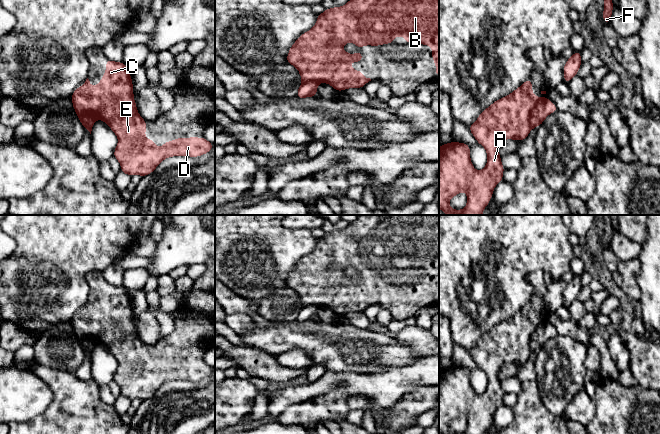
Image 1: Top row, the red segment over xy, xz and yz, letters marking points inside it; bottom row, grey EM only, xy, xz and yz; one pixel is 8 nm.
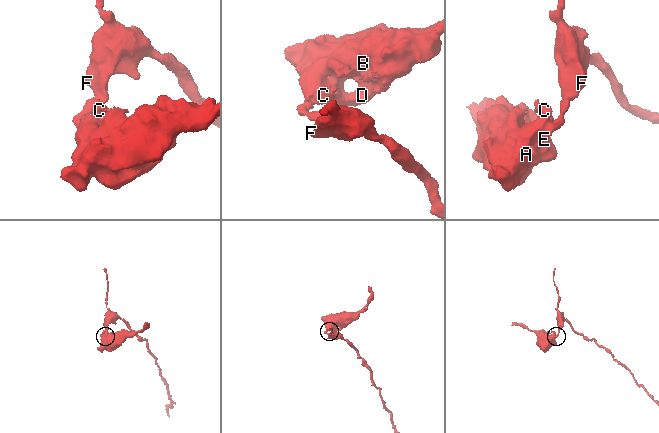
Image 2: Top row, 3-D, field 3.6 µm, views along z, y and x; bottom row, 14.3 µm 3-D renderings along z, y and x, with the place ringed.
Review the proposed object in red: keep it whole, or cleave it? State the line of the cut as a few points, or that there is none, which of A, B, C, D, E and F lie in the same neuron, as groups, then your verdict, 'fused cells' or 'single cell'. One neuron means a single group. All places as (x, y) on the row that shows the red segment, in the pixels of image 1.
cut in xy along (79, 118), (88, 114), (94, 121); A B C D E / F; fused cells

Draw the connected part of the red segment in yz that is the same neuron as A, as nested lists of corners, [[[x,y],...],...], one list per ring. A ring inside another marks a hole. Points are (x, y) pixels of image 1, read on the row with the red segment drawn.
[[[529,78],[523,84],[515,89],[511,94],[498,99],[492,103],[487,109],[484,109],[477,120],[468,127],[476,141],[482,145],[488,156],[487,164],[481,171],[474,169],[470,159],[470,146],[466,143],[452,141],[451,143],[441,144],[439,147],[439,209],[443,210],[447,215],[482,215],[483,210],[489,204],[493,189],[496,185],[503,181],[503,172],[505,168],[501,163],[501,156],[498,152],[501,142],[505,139],[524,141],[531,130],[530,115],[532,110],[540,99],[532,93],[532,80]],[[461,191],[467,193],[467,205],[463,210],[454,210],[449,206],[449,200],[459,194]]]

